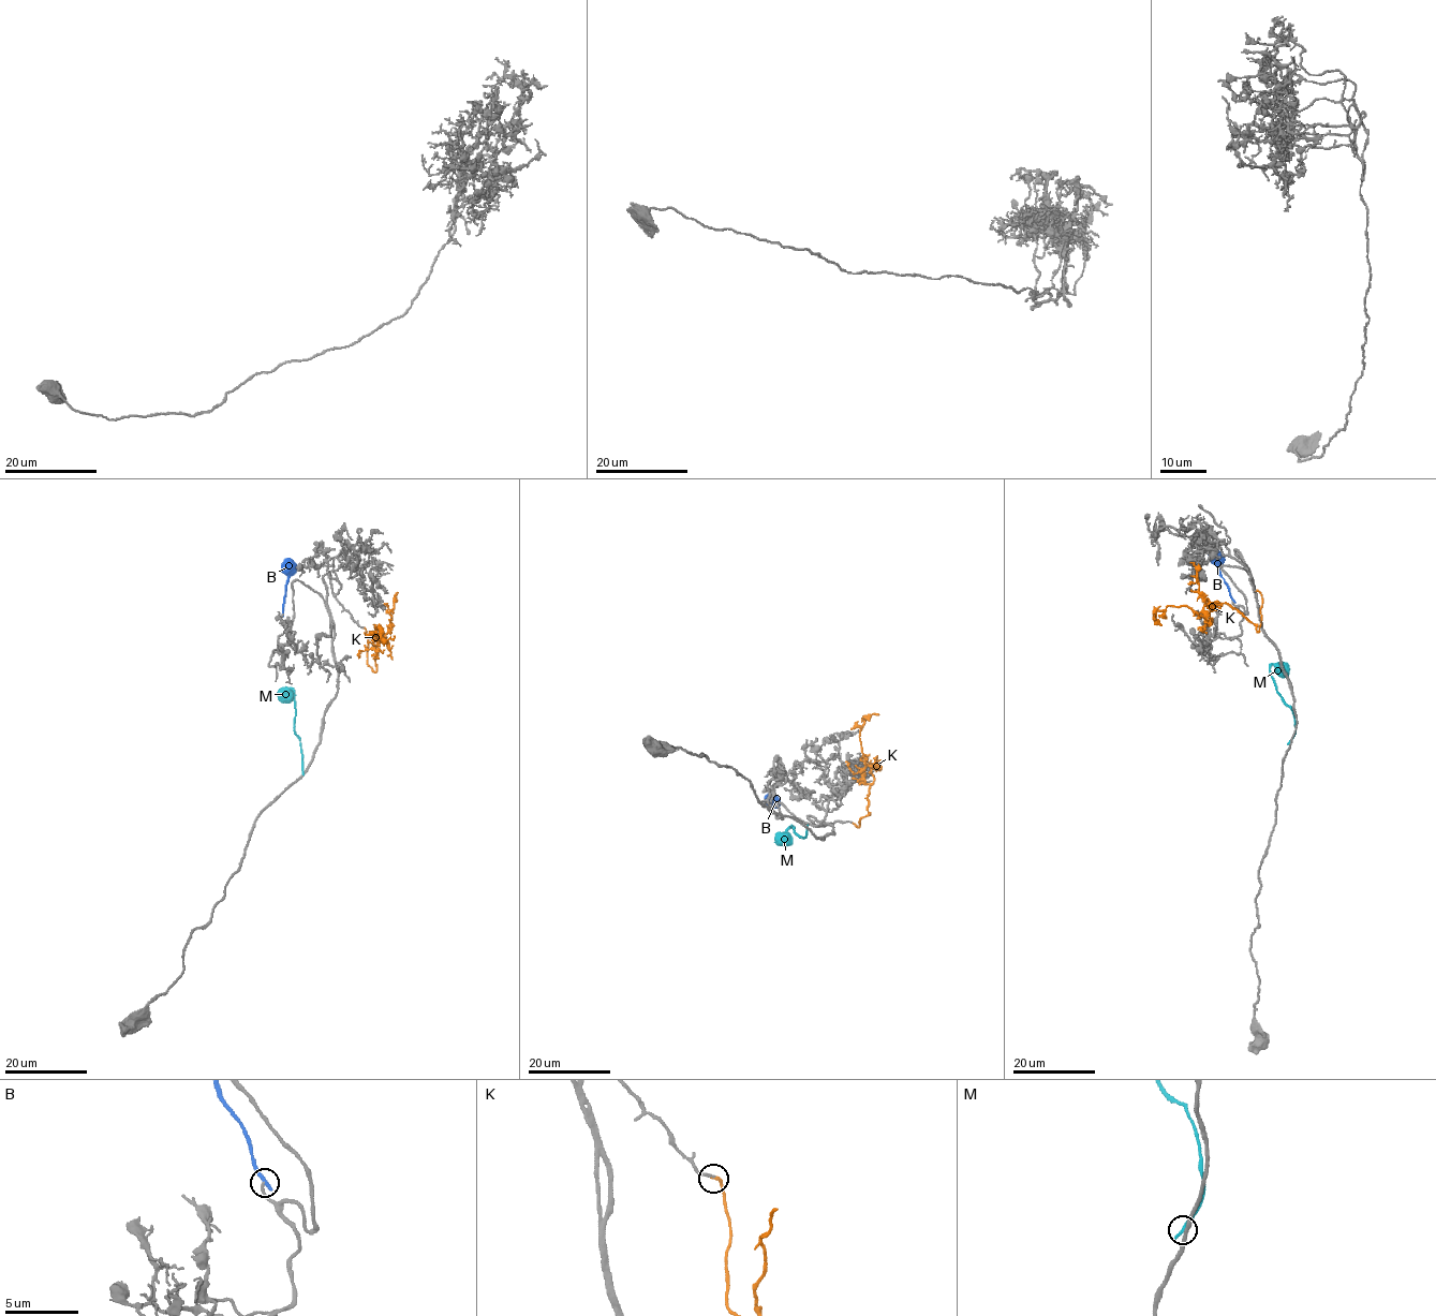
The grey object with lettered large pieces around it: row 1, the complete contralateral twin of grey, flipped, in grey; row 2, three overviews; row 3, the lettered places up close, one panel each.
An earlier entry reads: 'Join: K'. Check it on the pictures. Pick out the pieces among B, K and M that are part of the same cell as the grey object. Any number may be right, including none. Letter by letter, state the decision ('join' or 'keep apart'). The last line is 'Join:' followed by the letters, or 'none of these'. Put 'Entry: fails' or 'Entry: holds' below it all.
B: keep apart
K: join
M: keep apart
Join: K
Entry: holds

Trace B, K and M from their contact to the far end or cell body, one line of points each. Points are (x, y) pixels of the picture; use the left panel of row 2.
B: (283, 614), (290, 559)
K: (364, 627), (367, 664), (374, 671), (381, 636), (373, 646), (379, 636), (374, 625), (380, 636), (394, 636)
M: (304, 772), (299, 738), (294, 730), (295, 691), (290, 689), (284, 700)

